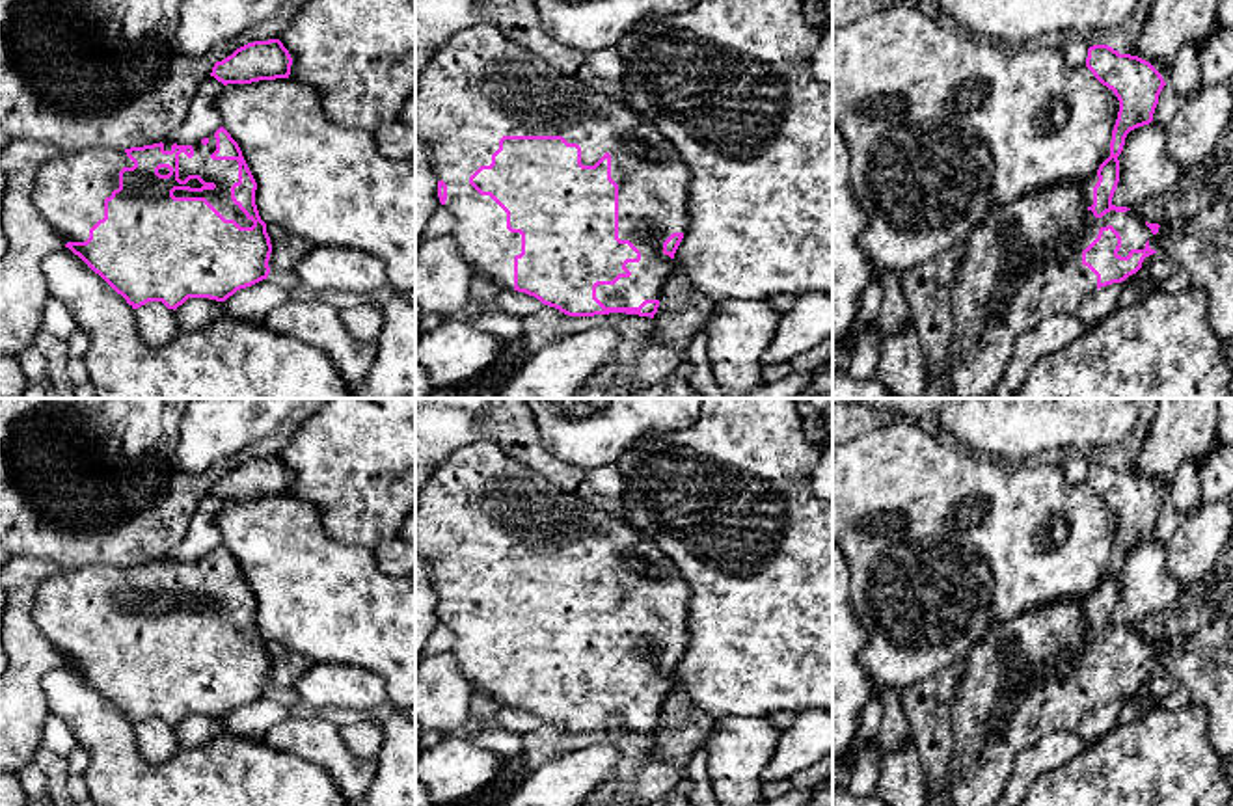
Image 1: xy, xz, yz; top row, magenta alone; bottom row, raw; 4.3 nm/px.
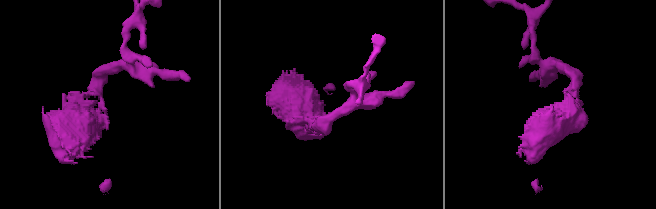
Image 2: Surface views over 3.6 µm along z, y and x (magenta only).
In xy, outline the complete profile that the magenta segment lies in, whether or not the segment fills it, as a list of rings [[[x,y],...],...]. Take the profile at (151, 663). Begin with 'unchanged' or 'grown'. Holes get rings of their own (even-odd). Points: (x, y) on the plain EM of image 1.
grown; [[[220,544],[192,562],[160,558],[143,564],[88,564],[47,579],[32,611],[41,633],[65,655],[65,665],[99,691],[132,726],[162,719],[177,726],[188,715],[225,719],[270,691],[272,661],[255,622],[257,599],[238,560]]]

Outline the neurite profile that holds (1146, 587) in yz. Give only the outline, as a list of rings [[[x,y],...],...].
[[[1144,542],[1131,547],[1119,577],[1119,599],[1112,622],[1134,625],[1147,614],[1172,605],[1183,586],[1166,570],[1166,544]]]

